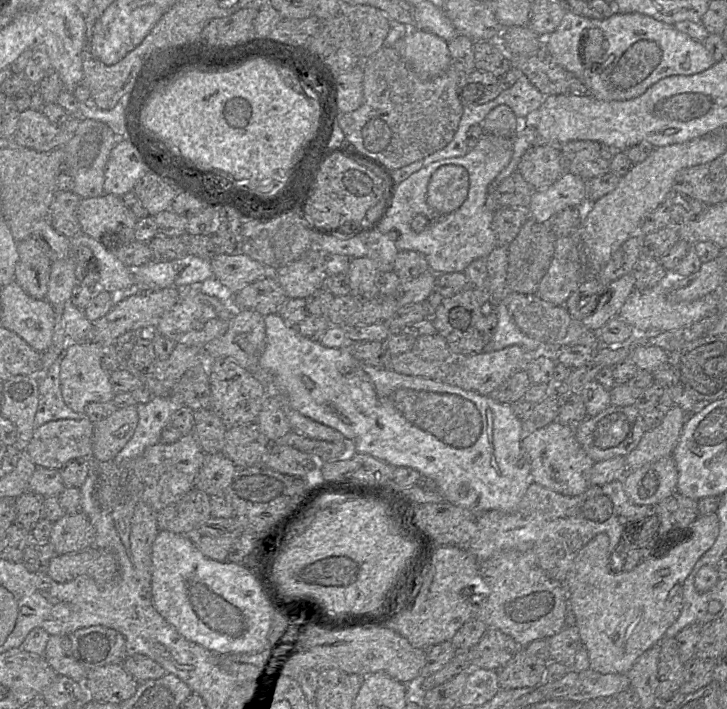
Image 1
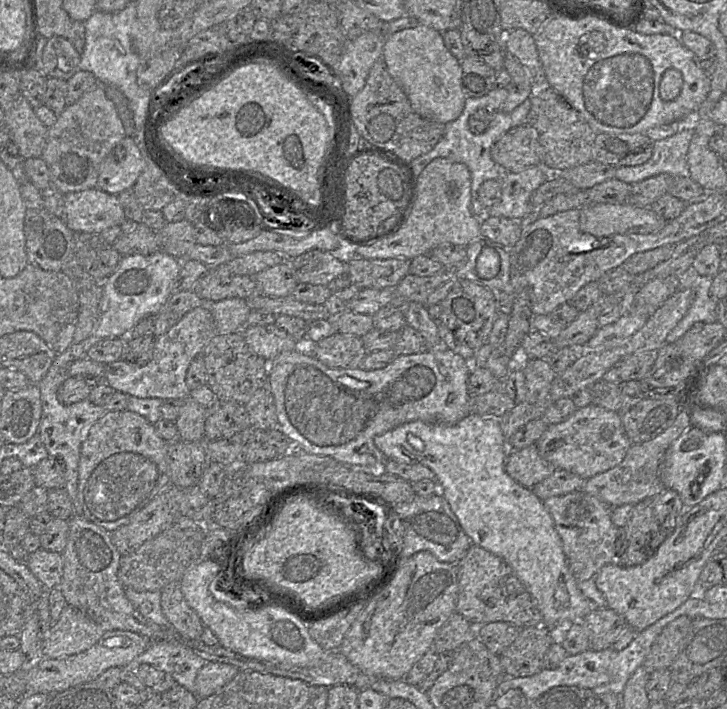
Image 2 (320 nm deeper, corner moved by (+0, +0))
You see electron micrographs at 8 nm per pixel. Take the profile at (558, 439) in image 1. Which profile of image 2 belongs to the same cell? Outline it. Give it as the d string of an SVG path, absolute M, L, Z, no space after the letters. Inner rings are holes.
M536 444L519 450L510 450L505 460L506 473L521 486L532 489L536 484L556 471L556 467L545 460Z

